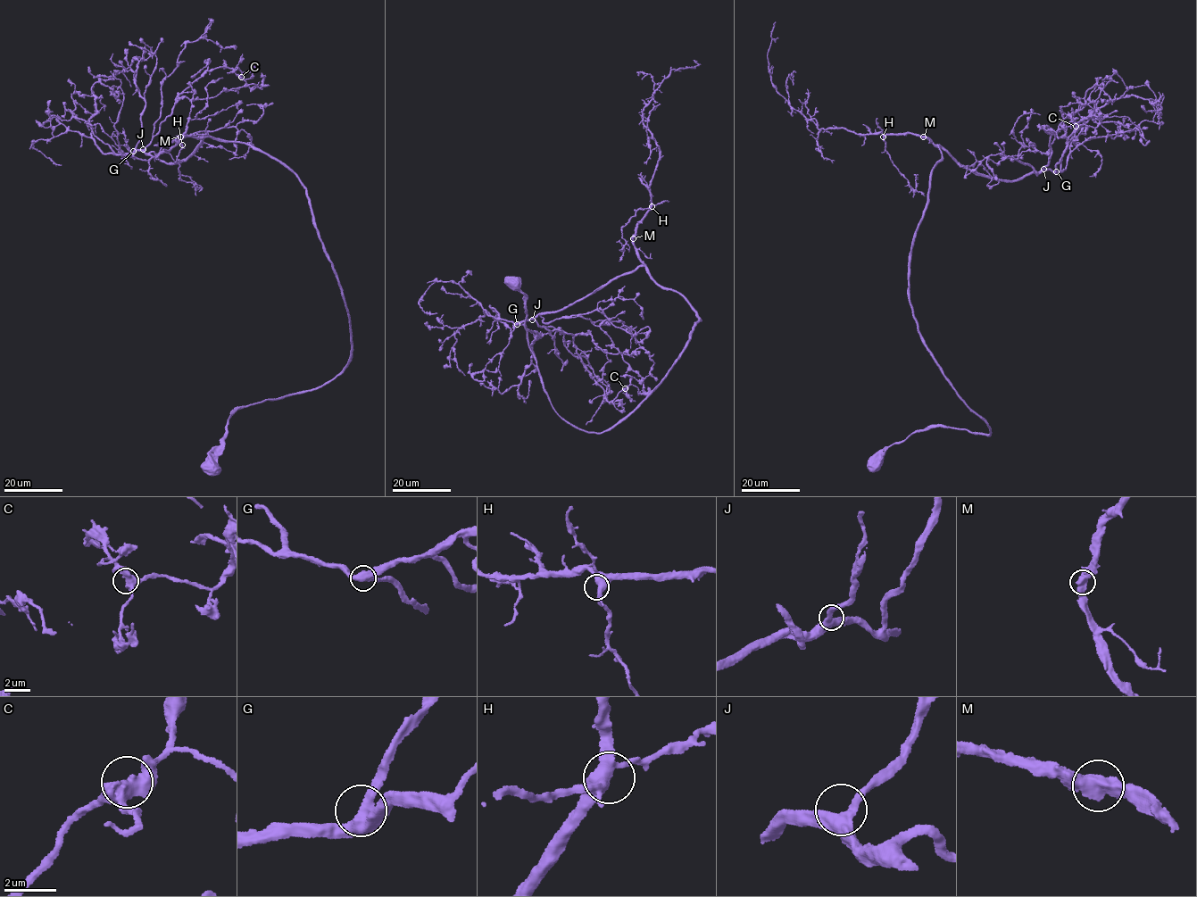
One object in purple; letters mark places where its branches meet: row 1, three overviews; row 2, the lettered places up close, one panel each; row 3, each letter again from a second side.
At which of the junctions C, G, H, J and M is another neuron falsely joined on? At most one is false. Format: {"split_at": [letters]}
{"split_at": []}

